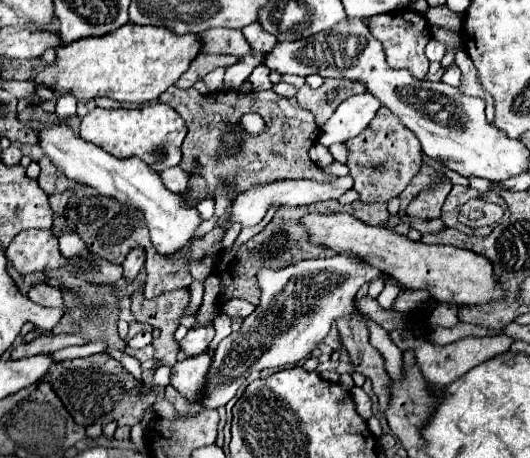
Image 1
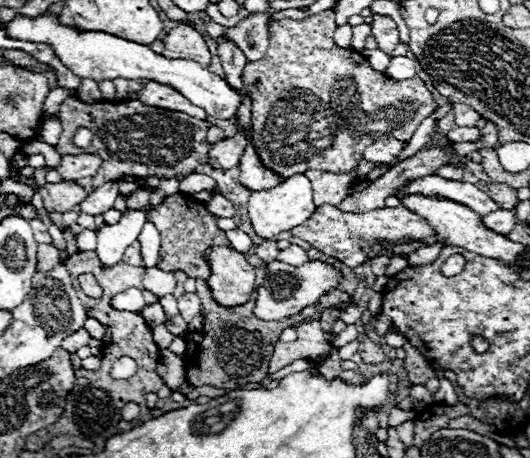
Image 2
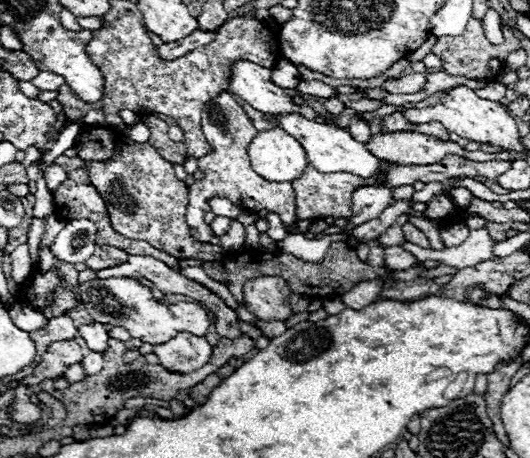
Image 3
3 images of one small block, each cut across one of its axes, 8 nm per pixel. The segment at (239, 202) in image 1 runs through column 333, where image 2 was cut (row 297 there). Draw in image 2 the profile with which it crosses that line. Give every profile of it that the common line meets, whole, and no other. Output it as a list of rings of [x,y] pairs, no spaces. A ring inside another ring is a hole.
[[[184,294],[182,298],[178,298],[178,308],[180,308],[180,316],[190,322],[194,316],[200,314],[202,306],[200,306],[200,298],[196,294]]]

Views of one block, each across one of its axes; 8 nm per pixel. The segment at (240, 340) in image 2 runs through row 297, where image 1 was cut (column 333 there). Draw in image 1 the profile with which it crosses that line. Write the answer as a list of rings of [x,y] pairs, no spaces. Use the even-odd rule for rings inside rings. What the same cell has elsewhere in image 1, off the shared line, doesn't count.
[[[328,200],[328,202],[316,202],[316,204],[308,204],[308,206],[280,206],[274,214],[274,218],[264,226],[264,230],[260,234],[256,234],[254,238],[250,238],[246,244],[242,246],[232,246],[230,254],[228,250],[222,250],[216,258],[216,266],[214,266],[214,274],[222,280],[222,292],[218,296],[220,302],[228,300],[228,298],[242,298],[248,300],[250,304],[258,304],[260,298],[260,288],[256,284],[256,270],[260,266],[268,266],[268,268],[280,268],[292,262],[298,262],[300,258],[326,258],[332,256],[334,252],[322,246],[312,246],[306,240],[306,230],[298,224],[298,218],[304,216],[306,212],[348,212],[354,214],[356,218],[360,218],[366,224],[382,224],[388,220],[388,210],[384,202],[376,202],[376,204],[364,204],[360,200],[352,202],[352,204],[340,204],[338,200]]]

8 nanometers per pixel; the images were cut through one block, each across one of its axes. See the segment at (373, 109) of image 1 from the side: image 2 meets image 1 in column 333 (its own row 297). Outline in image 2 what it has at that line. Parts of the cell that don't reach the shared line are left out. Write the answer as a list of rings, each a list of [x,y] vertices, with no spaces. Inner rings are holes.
[[[126,290],[118,296],[114,296],[112,304],[114,304],[116,310],[128,310],[128,312],[140,312],[146,306],[144,296],[142,296],[140,290],[130,290],[130,292]]]

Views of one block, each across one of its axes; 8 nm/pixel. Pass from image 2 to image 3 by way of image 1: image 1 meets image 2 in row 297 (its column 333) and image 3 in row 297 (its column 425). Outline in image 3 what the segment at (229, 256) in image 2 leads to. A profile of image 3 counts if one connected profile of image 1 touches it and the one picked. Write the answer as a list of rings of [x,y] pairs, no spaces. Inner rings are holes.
[[[262,276],[244,284],[244,306],[260,320],[286,320],[290,310],[290,288],[280,276]]]

